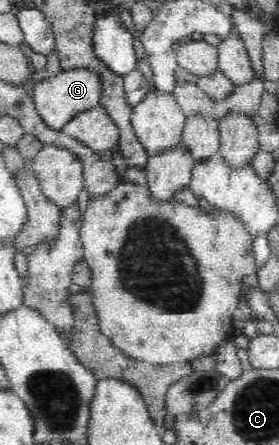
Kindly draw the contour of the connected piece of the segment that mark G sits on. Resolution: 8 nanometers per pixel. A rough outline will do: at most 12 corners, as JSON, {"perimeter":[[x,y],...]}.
{"perimeter":[[62,69],[35,81],[44,124],[62,131],[75,115],[100,106],[97,72]]}

